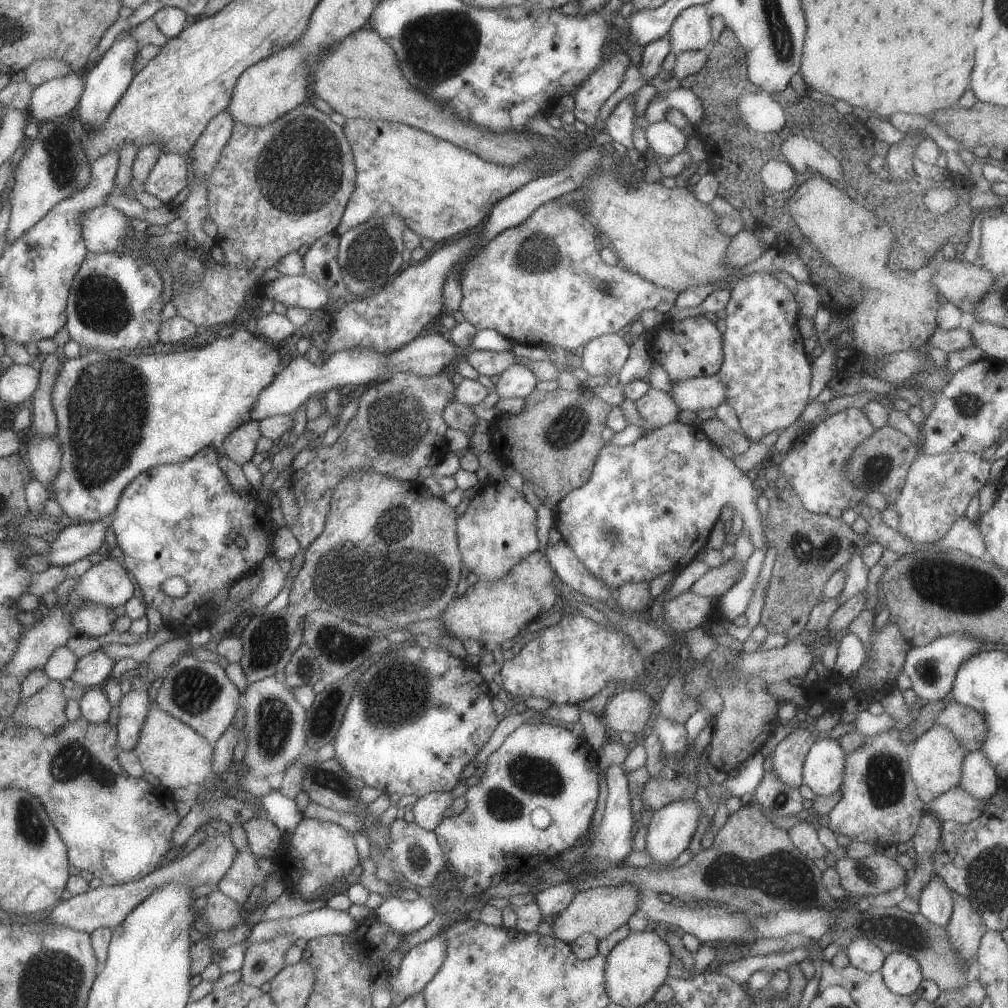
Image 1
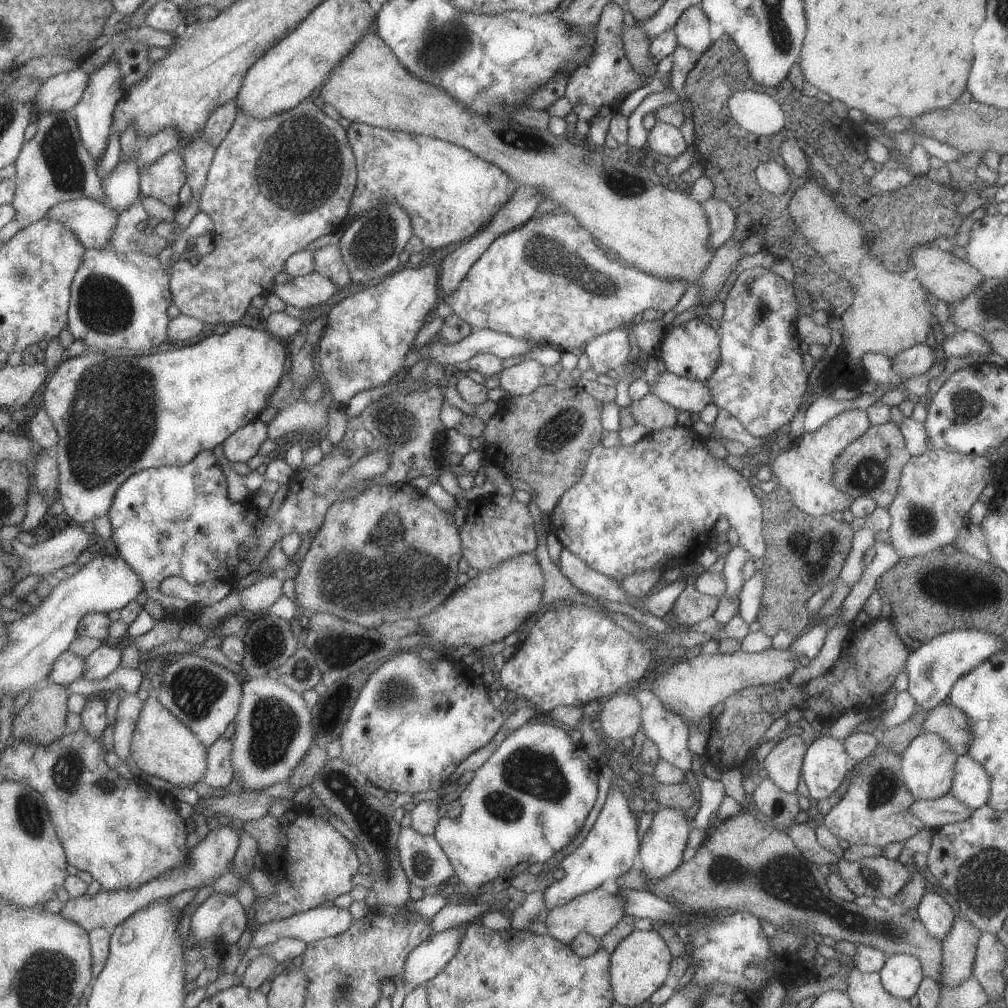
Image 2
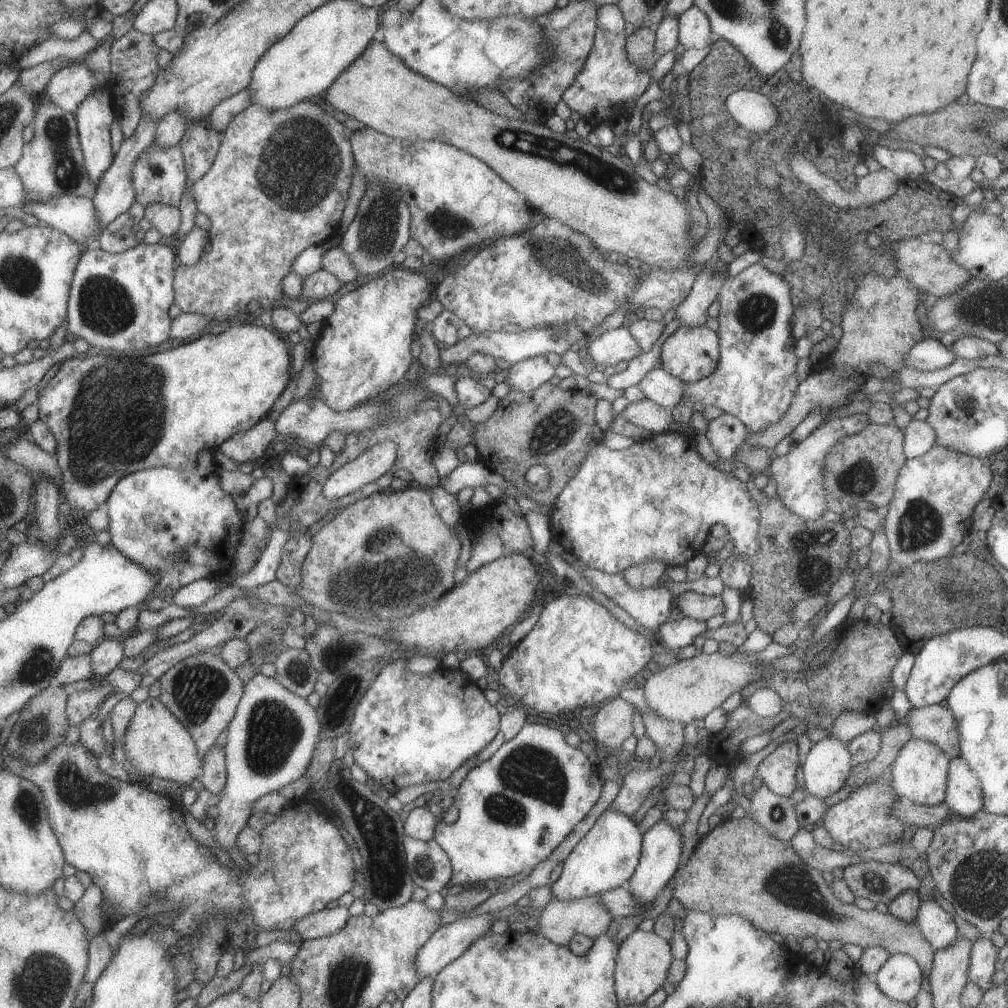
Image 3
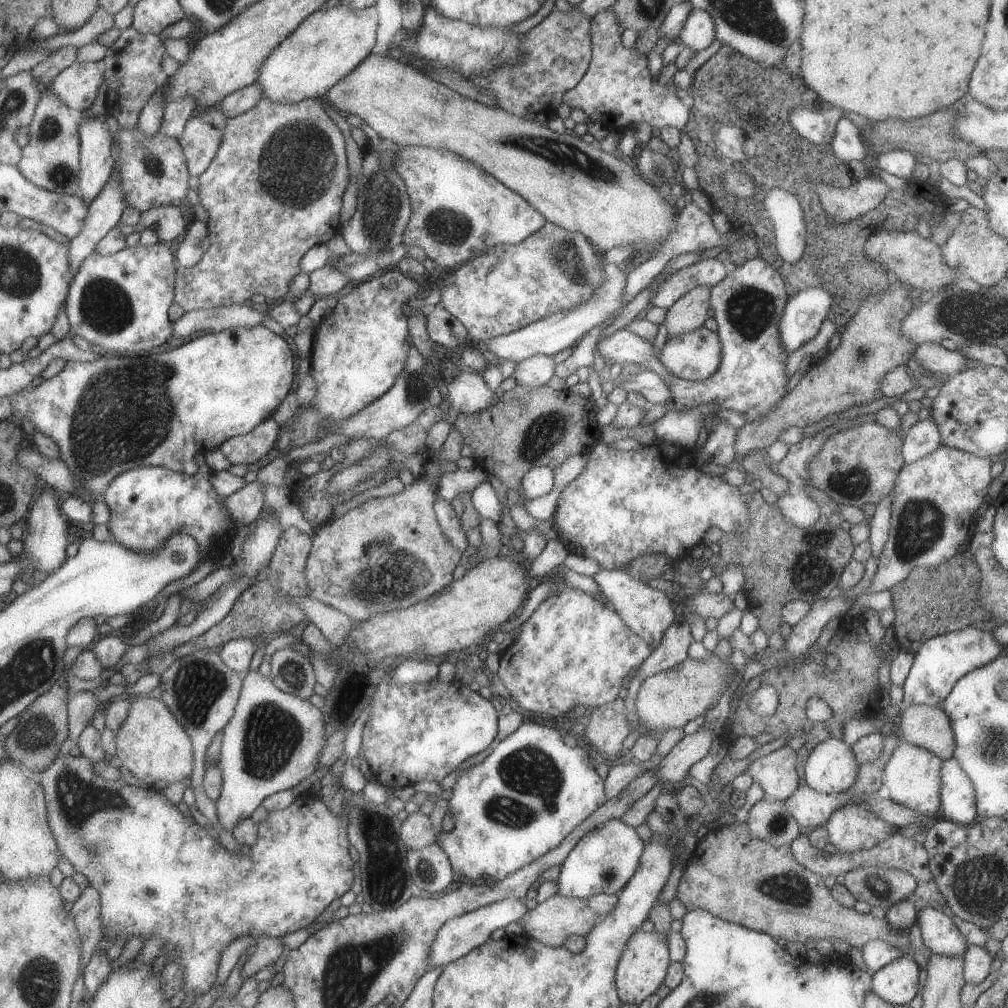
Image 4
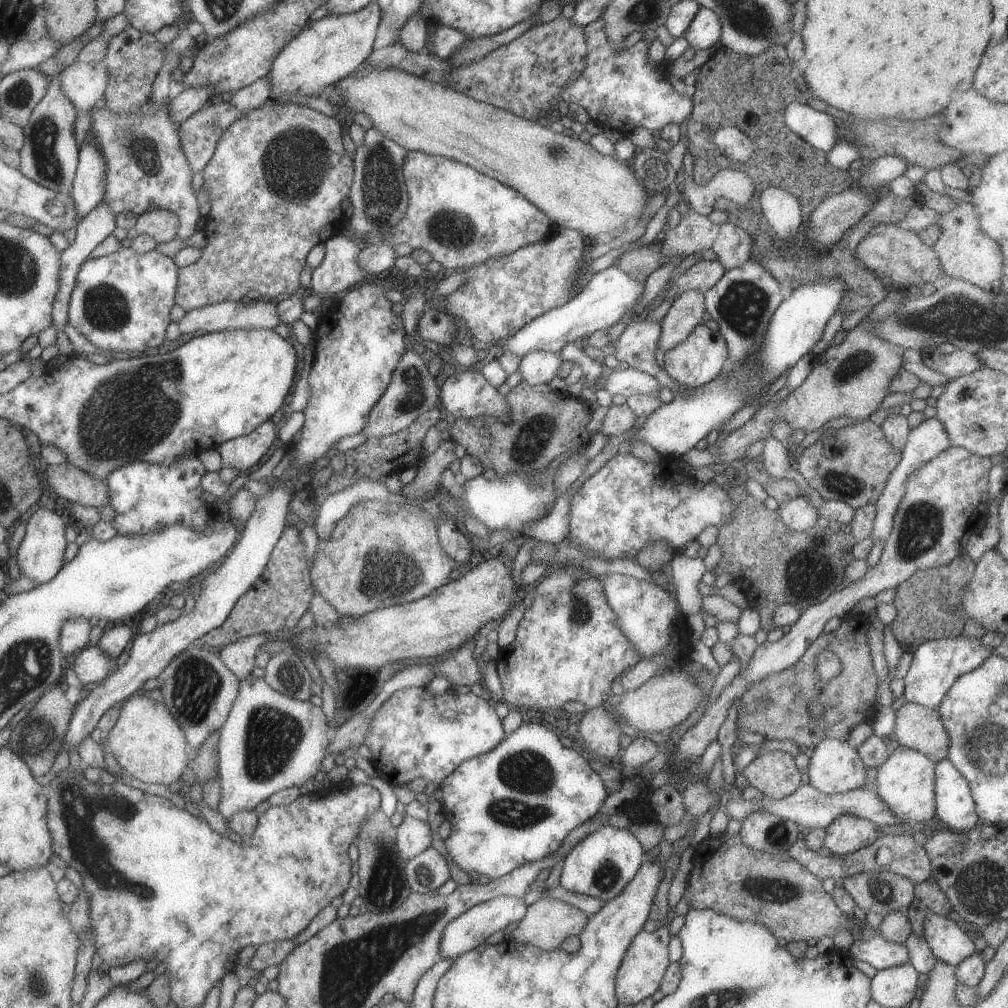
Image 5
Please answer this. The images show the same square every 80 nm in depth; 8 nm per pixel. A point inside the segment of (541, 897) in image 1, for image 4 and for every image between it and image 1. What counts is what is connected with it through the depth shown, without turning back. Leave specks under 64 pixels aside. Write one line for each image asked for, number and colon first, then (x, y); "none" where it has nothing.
2: (610, 849)
3: (605, 858)
4: (603, 860)

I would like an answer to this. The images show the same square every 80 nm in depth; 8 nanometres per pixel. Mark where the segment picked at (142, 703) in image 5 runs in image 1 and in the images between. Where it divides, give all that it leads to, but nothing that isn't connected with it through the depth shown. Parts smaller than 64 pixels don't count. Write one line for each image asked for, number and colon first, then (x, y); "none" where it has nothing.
1: (166, 748)
2: (161, 746)
3: (155, 744)
4: (150, 744)

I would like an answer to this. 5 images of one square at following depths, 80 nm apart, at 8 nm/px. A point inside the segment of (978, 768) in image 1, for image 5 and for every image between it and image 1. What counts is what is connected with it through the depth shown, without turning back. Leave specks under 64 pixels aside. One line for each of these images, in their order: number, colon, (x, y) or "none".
2: (970, 785)
3: (963, 797)
4: (956, 795)
5: (954, 804)

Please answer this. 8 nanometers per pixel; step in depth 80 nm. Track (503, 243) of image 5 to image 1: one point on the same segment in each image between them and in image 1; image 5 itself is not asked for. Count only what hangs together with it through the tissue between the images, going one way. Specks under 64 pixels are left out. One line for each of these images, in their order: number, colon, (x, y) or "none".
1: (440, 191)
2: (449, 194)
3: (456, 202)
4: (457, 212)

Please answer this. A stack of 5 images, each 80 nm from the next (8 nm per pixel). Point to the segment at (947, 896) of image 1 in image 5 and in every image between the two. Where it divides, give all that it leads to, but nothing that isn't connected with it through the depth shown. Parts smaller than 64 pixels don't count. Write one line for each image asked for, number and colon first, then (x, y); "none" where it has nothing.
2: (933, 912)
3: (936, 926)
4: (939, 934)
5: (949, 942)

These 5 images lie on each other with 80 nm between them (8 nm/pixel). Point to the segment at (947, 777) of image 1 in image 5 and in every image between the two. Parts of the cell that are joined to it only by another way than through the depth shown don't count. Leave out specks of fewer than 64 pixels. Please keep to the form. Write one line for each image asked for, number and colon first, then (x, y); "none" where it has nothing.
2: (926, 771)
3: (918, 773)
4: (910, 777)
5: (905, 781)

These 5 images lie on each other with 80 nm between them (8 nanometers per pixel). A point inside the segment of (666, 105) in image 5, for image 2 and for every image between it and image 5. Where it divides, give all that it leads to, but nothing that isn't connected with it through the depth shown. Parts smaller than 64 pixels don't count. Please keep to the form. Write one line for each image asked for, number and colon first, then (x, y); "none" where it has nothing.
2: (606, 76)
3: (608, 82)
4: (616, 91)

